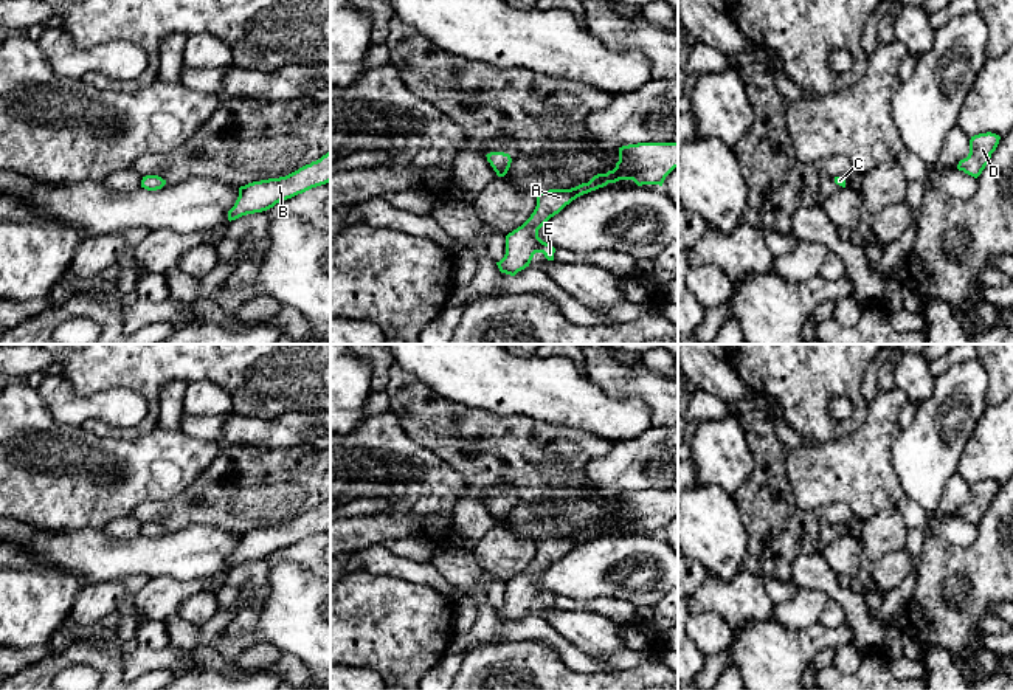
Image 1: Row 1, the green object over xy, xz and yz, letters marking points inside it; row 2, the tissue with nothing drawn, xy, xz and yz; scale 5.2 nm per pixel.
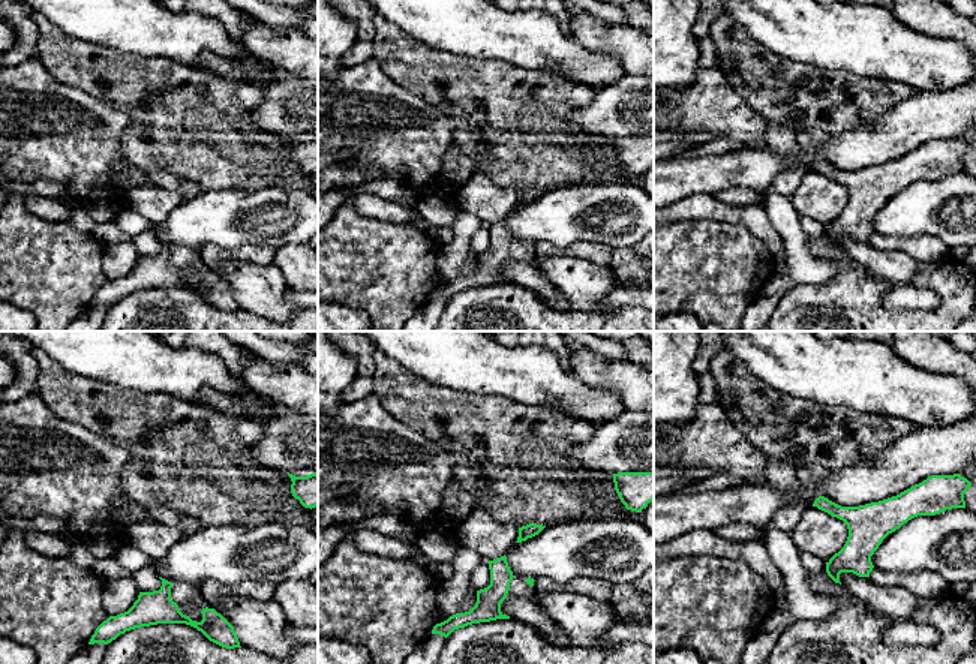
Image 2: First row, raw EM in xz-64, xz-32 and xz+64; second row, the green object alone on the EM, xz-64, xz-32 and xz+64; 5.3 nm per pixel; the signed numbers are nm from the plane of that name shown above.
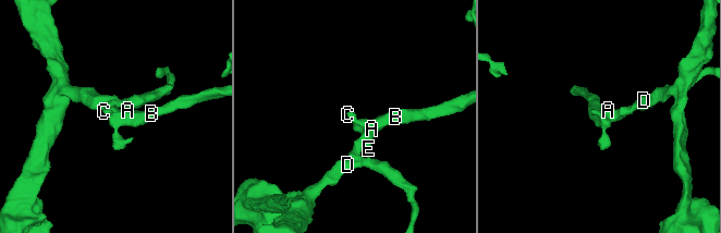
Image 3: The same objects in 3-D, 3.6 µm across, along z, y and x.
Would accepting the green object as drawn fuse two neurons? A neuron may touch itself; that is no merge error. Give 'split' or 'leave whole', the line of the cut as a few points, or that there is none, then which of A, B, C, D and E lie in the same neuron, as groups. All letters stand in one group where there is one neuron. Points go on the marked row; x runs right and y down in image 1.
leave whole; no cut; A B C D E

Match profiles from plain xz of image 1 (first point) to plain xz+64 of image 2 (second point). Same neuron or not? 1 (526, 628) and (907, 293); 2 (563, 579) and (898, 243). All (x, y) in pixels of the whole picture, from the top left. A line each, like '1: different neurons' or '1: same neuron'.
1: same neuron
2: different neurons

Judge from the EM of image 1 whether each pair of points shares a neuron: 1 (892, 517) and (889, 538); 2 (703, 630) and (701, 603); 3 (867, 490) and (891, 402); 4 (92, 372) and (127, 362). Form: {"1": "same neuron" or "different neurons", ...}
{"1": "same neuron", "2": "different neurons", "3": "same neuron", "4": "same neuron"}

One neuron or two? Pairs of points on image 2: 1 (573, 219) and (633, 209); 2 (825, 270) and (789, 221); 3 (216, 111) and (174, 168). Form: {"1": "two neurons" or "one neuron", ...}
{"1": "one neuron", "2": "one neuron", "3": "one neuron"}

